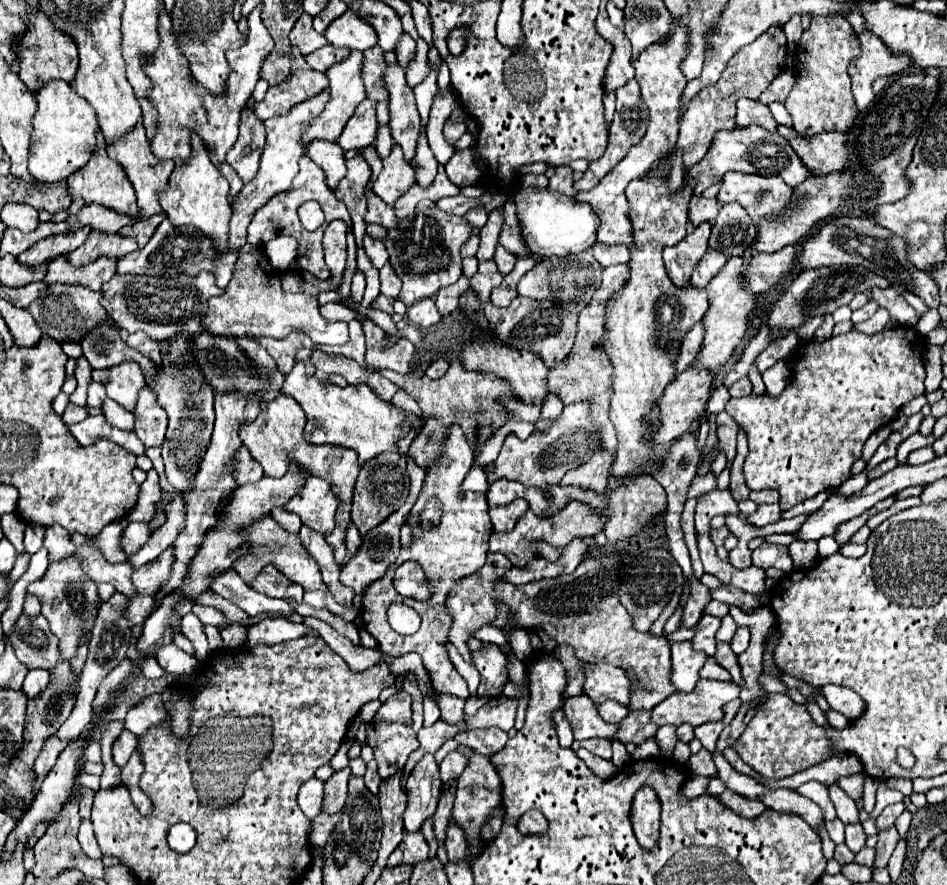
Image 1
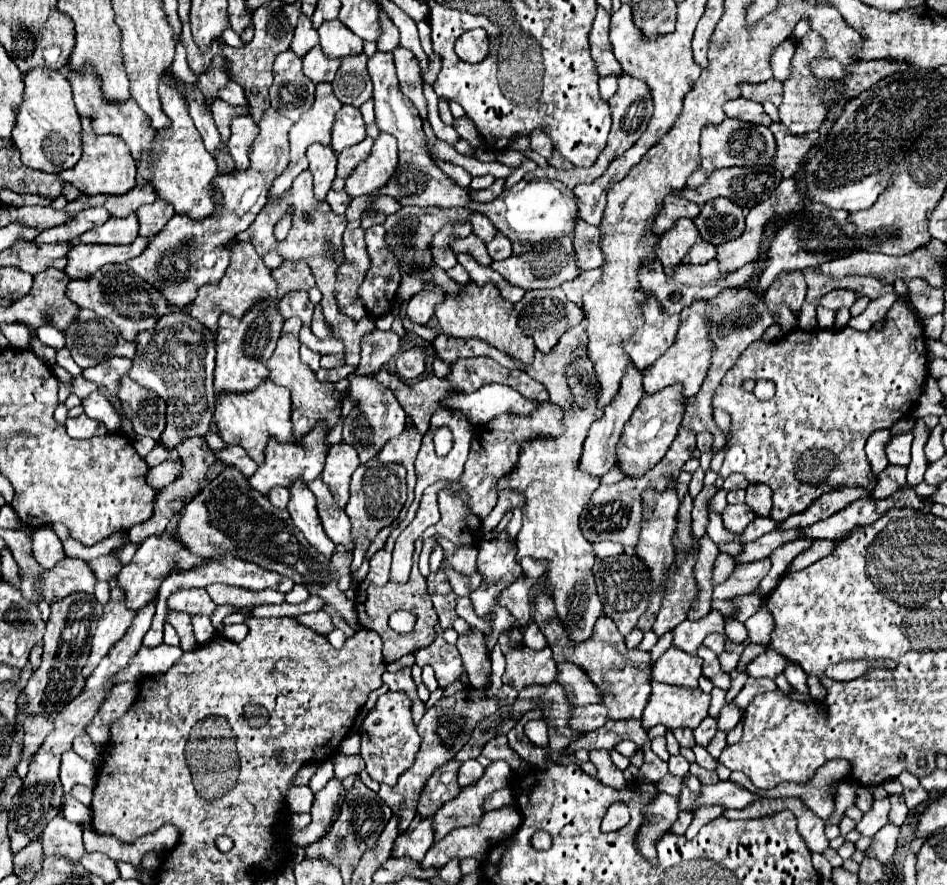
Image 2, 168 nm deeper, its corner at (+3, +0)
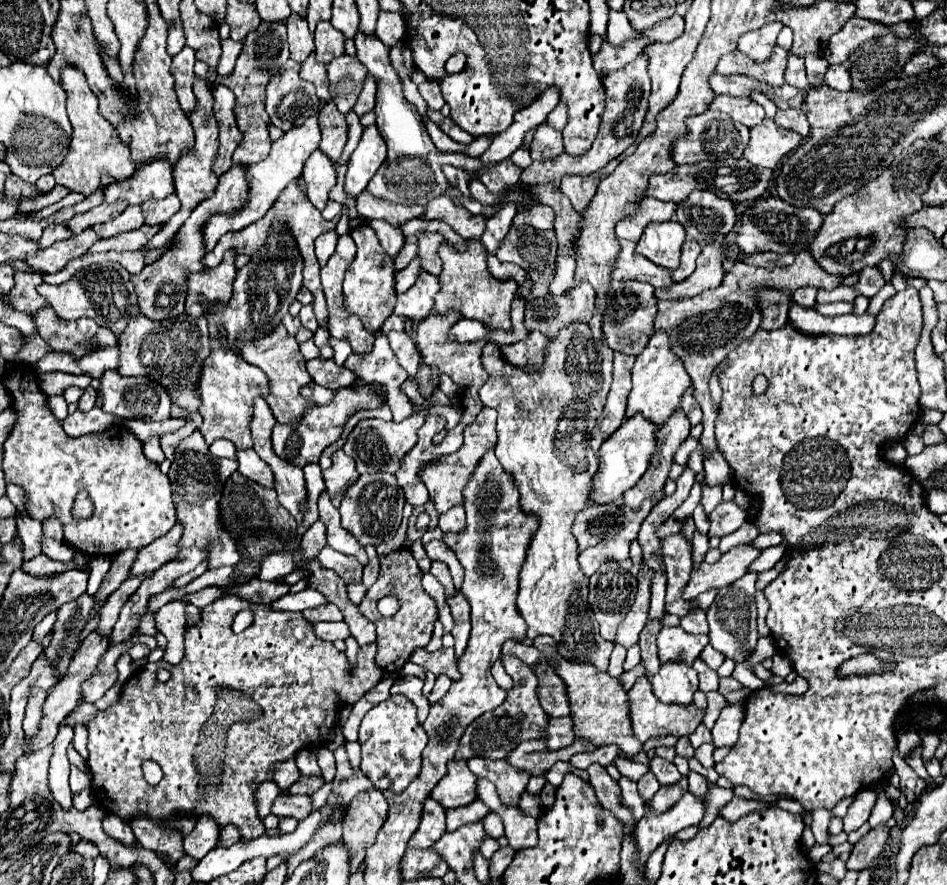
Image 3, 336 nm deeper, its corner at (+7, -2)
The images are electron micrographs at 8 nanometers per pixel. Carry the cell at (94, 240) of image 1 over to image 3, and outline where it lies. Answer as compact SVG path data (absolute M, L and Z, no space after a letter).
M128 207L116 219L112 219L108 223L102 223L102 225L94 225L92 229L96 231L96 235L100 239L110 239L110 237L114 237L118 233L140 229L142 225L144 225L144 219L142 219L142 213L140 213L140 207Z

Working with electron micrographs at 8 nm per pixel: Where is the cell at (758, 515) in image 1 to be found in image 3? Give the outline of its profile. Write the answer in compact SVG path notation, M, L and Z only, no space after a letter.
M722 501L712 513L710 513L710 533L708 535L728 535L736 531L746 521L746 511L740 509L734 501Z

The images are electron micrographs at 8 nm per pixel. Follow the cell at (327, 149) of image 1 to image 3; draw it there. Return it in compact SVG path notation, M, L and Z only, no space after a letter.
M316 149L304 163L302 177L306 181L306 191L308 199L316 209L324 209L328 201L330 189L336 185L336 171L330 161L320 149Z

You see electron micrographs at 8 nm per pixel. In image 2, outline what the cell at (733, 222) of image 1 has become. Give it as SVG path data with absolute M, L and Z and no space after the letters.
M716 197L714 201L702 205L698 217L694 217L694 223L704 241L720 245L742 235L744 215L742 209L734 205L730 199Z

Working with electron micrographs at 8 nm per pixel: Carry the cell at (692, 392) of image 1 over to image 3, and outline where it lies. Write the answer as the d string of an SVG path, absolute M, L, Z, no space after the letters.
M636 413L632 417L628 417L618 431L614 431L614 435L610 435L610 439L606 439L598 451L600 457L600 467L594 475L594 491L592 491L592 501L594 503L610 503L622 497L622 493L630 487L634 487L634 483L638 483L638 479L646 473L646 469L650 467L650 459L652 455L658 451L658 433L660 427L656 427L650 419L646 419L642 413Z

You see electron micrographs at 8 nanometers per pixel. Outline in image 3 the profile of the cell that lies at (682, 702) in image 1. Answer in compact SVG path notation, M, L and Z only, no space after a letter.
M640 677L634 687L628 691L630 695L630 719L632 719L632 729L638 741L648 741L650 737L660 737L660 735L690 735L698 723L704 719L704 711L698 709L694 703L690 705L678 705L678 703L662 703L658 697L654 697L654 691L650 687L650 681L646 677Z

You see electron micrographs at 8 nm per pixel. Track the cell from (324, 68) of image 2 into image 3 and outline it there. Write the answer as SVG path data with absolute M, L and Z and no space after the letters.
M310 55L300 69L300 77L314 83L316 87L316 95L324 101L330 101L330 91L328 91L328 79L326 79L326 65L318 63L314 59L314 55Z

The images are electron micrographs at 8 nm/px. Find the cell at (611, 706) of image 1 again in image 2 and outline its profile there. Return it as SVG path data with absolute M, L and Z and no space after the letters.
M602 703L594 705L584 705L584 707L574 707L570 715L570 729L574 733L590 733L598 727L602 727L608 721L606 707Z

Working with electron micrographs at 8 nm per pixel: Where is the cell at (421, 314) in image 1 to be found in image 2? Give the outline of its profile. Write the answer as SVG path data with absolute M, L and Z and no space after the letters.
M426 281L426 285L408 301L406 315L418 325L426 325L428 319L434 315L434 305L440 303L442 299L444 299L442 287L434 285L432 281Z

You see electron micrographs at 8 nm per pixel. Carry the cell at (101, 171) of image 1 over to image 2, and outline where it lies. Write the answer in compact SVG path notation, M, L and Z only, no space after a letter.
M80 117L82 119L82 157L74 169L66 169L60 173L60 177L66 183L72 183L76 189L80 189L84 195L124 195L128 193L136 181L136 163L130 157L130 149L126 149L126 143L120 137L98 137L90 125L90 117Z

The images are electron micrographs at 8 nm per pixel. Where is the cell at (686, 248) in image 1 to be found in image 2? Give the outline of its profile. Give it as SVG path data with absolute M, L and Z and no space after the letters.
M692 219L676 221L672 229L664 231L658 241L656 255L662 261L666 273L670 275L676 265L680 265L682 257L690 251L690 247L698 241L698 229Z

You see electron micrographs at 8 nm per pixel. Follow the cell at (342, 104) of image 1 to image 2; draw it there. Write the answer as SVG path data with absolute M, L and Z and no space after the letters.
M320 83L316 85L316 101L314 101L314 107L310 111L306 111L298 123L292 125L290 129L290 135L288 135L288 141L290 141L290 163L288 167L284 169L284 173L280 177L274 179L274 185L270 187L270 193L268 193L268 201L272 199L280 199L292 185L294 177L300 175L304 169L308 169L308 161L304 159L306 155L306 147L312 145L312 143L322 143L322 145L330 145L330 131L332 131L332 123L334 123L334 115L336 111L342 107L342 103L336 99L336 95L332 93L332 85L330 83Z

